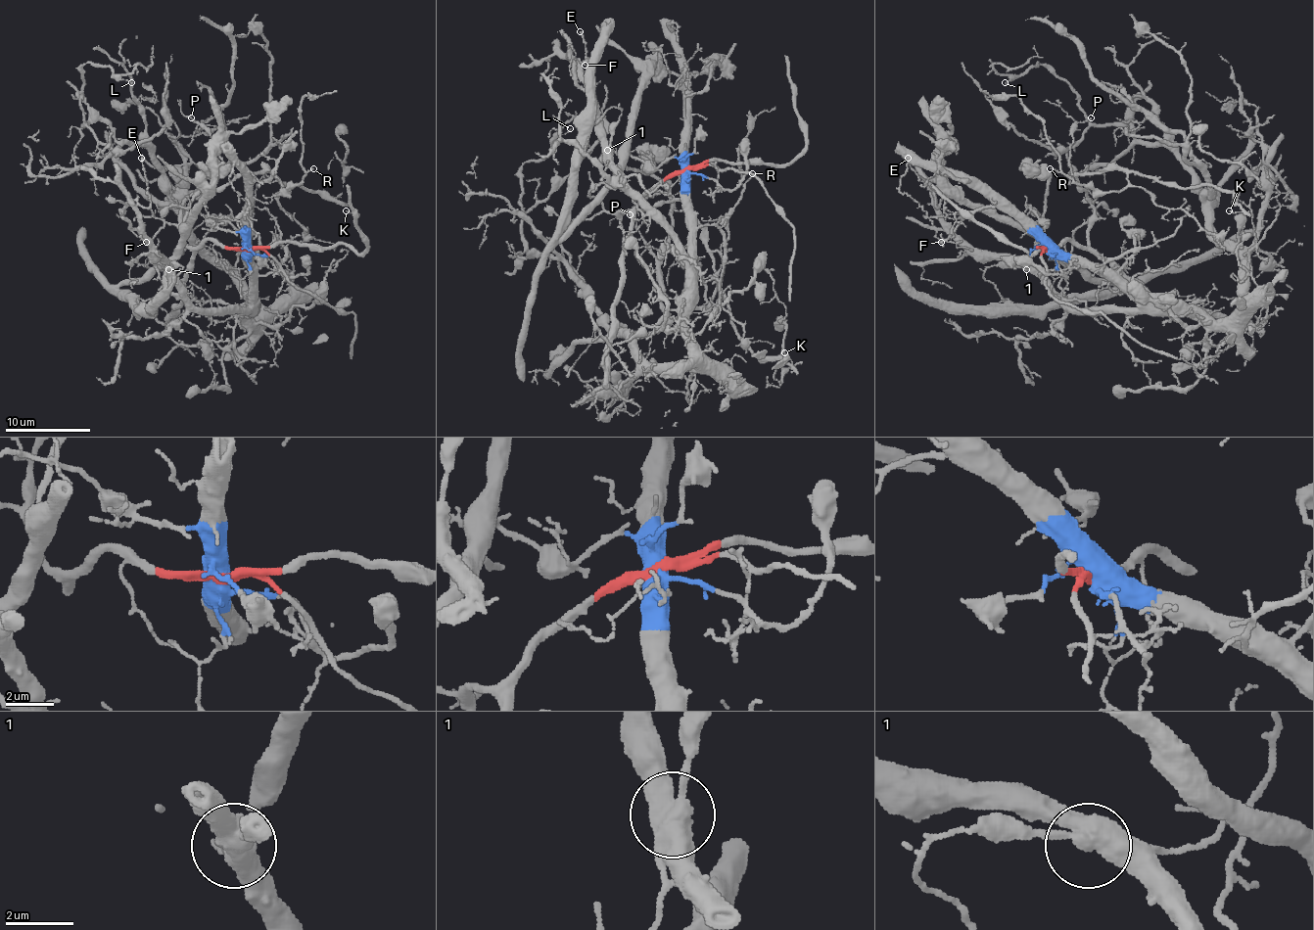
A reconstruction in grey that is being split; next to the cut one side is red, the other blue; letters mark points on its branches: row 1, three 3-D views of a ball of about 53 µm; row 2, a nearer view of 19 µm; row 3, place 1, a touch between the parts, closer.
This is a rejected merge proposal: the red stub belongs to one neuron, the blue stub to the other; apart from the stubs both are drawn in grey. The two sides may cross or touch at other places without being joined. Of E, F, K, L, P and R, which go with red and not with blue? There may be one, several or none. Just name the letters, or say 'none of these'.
K, P, R

